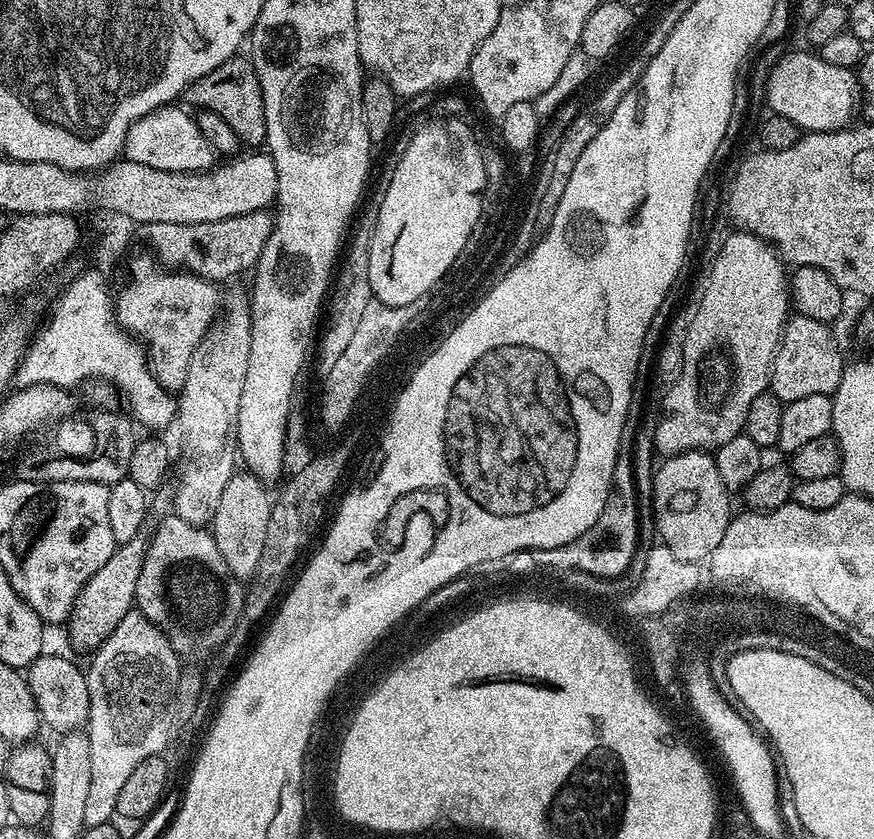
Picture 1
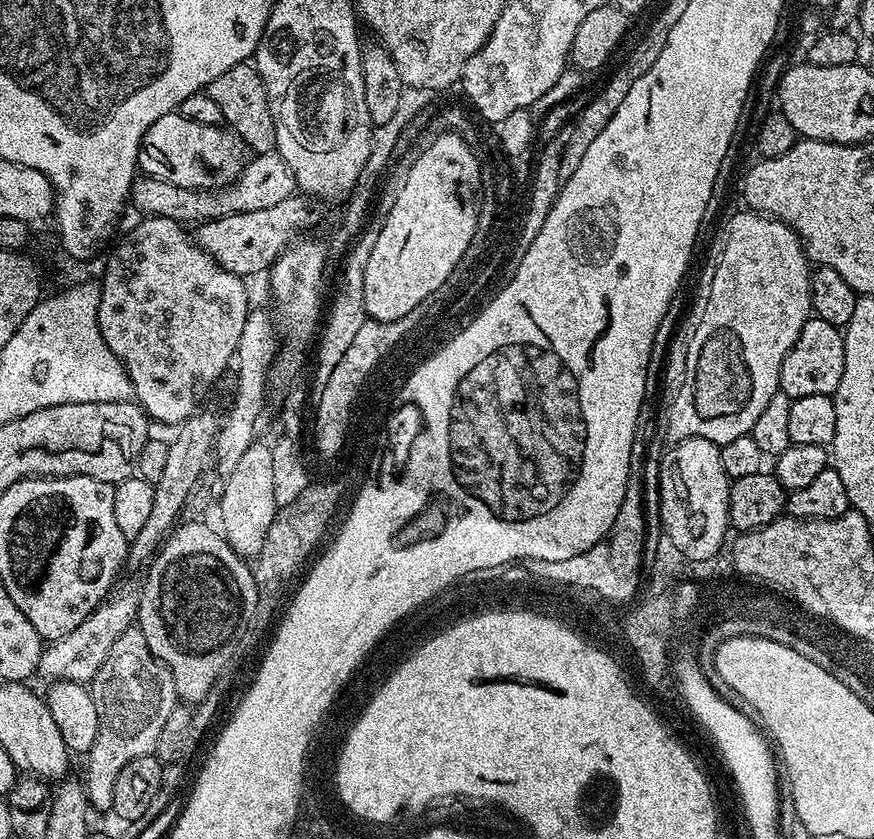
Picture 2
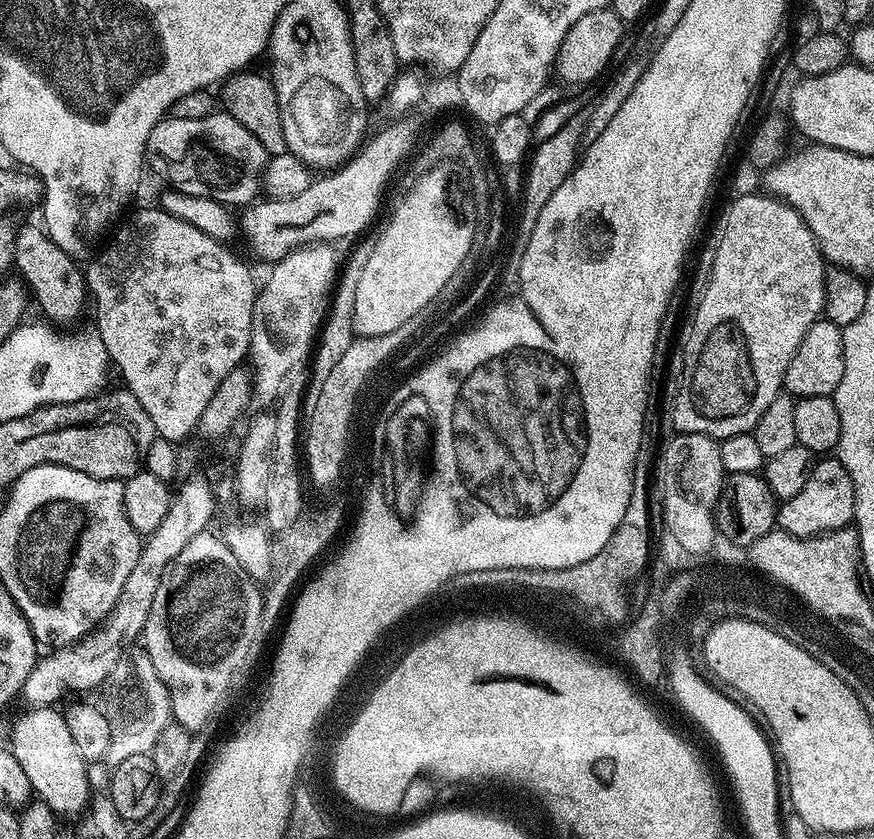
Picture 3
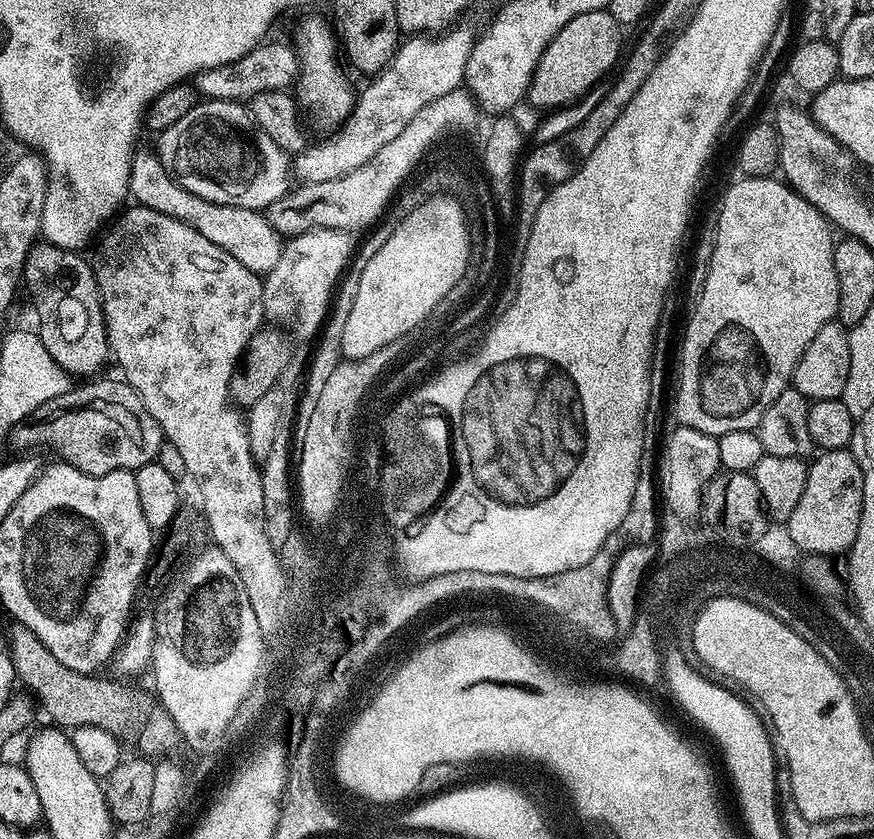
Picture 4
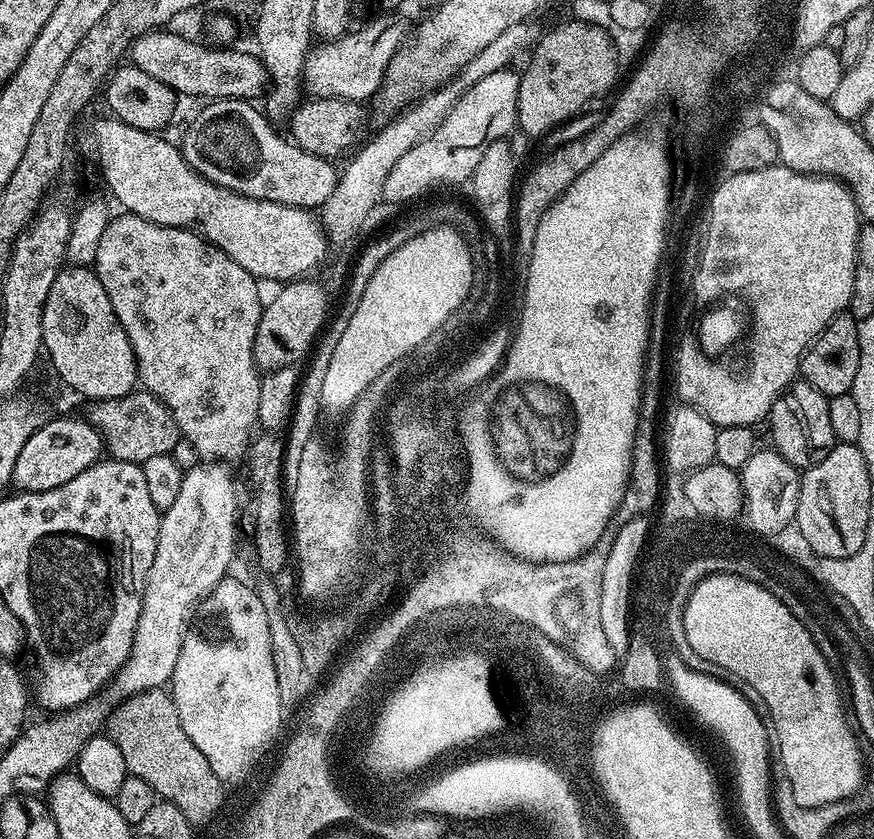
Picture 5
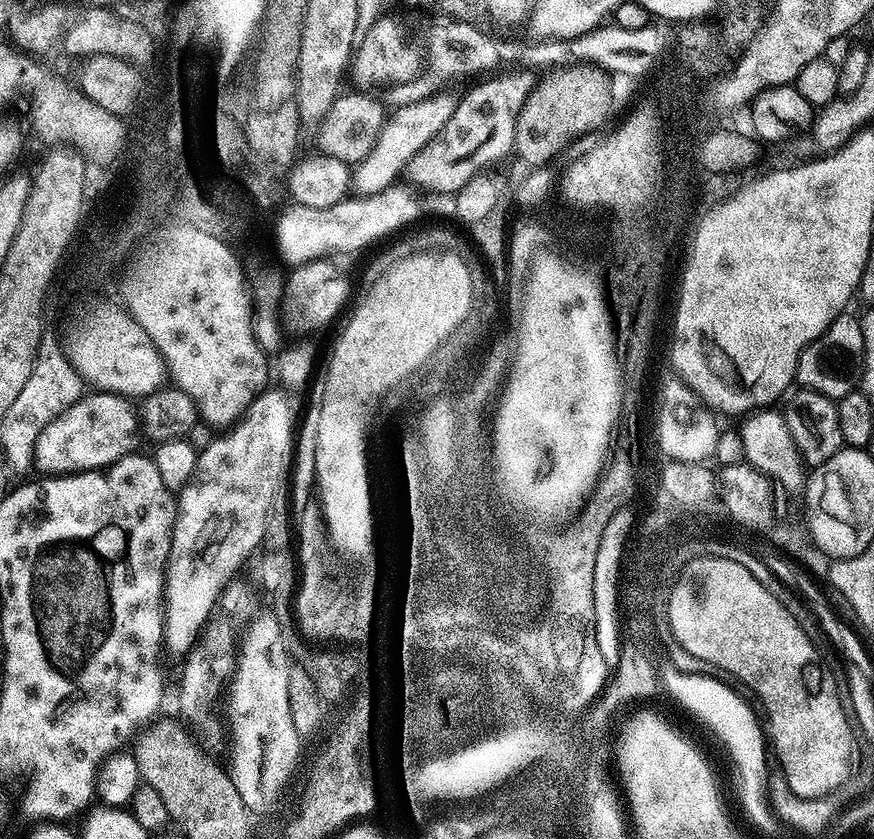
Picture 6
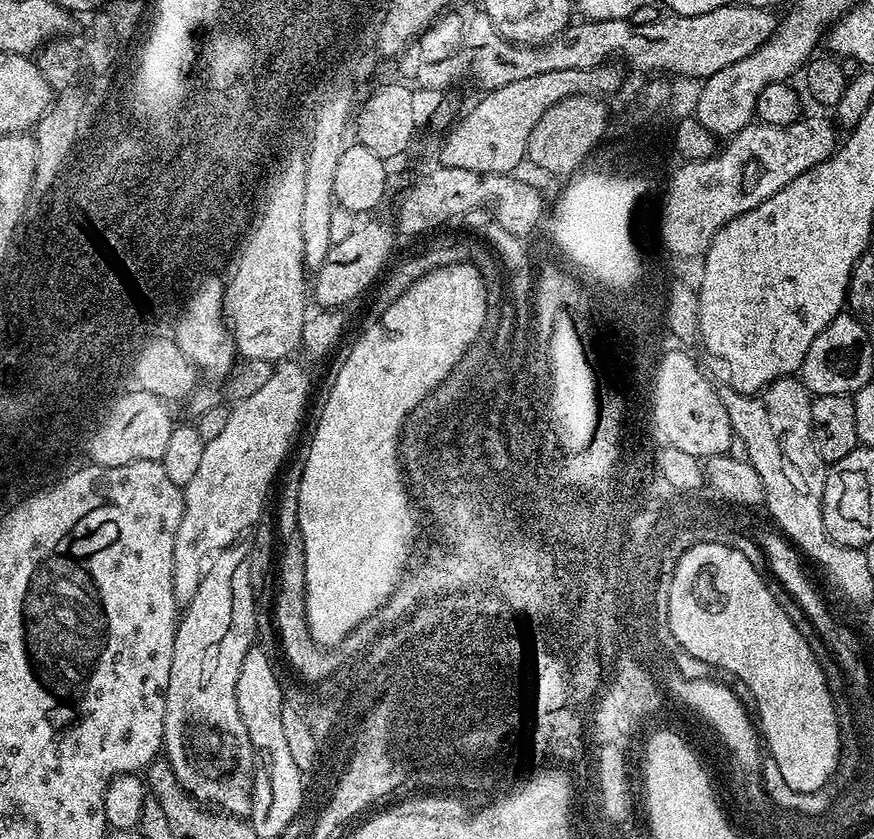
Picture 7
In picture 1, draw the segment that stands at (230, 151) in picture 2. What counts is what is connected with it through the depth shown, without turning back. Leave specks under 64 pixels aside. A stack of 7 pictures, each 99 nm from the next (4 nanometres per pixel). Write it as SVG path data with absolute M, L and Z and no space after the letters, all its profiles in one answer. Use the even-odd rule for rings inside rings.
M165 106L155 108L150 114L138 118L134 126L126 134L123 155L129 160L138 162L142 166L154 166L154 170L166 170L167 172L207 172L217 163L218 155L210 142L203 137L202 130L196 124L191 111L176 108L180 106Z

